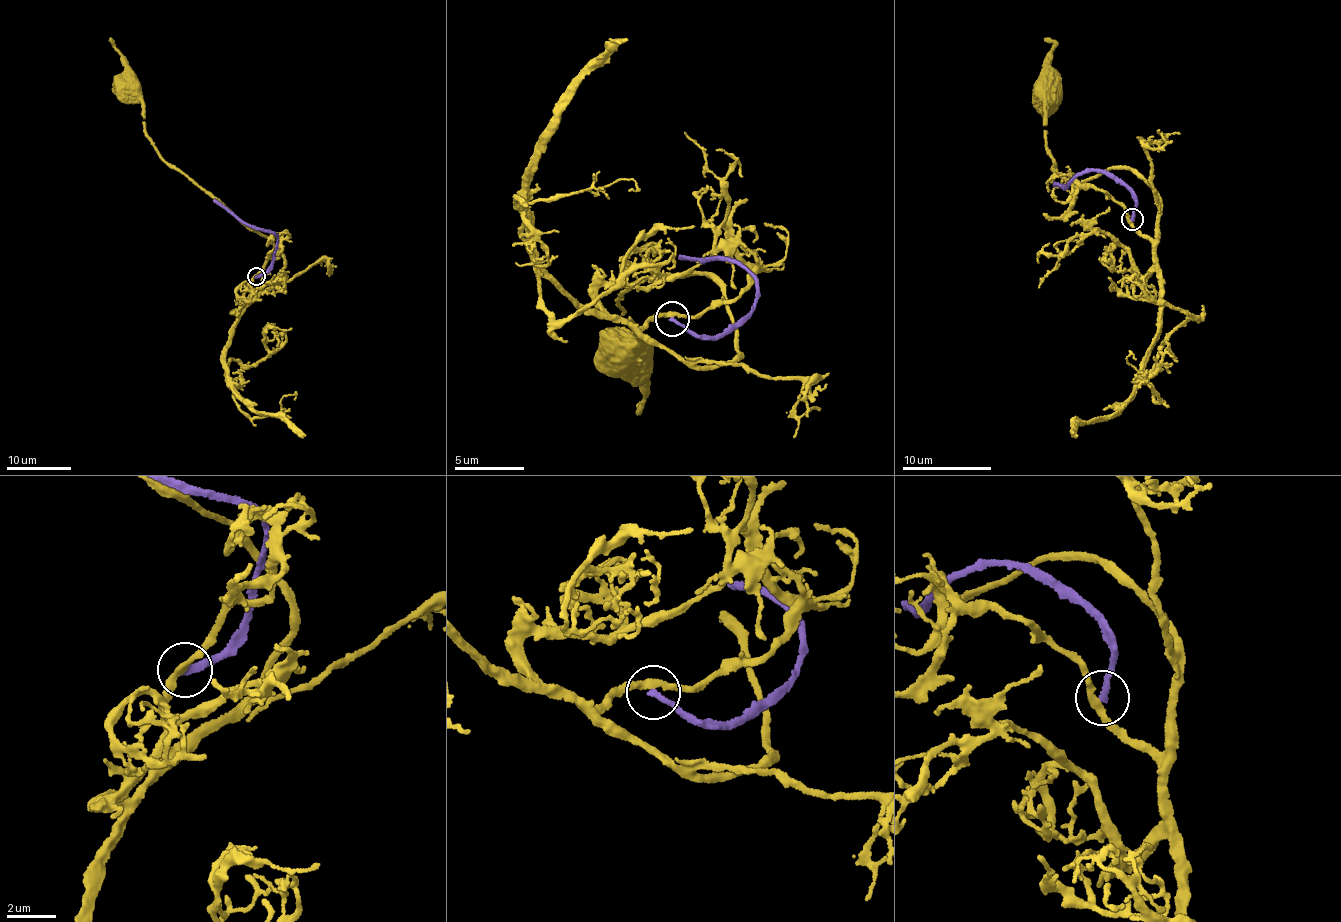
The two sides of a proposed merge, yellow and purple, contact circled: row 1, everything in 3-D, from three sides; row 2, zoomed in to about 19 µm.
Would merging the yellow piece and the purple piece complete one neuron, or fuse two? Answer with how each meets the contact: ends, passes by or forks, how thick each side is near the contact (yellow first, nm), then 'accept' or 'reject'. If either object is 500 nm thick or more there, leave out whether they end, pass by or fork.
yellow passes by | purple ends | 260/280 nm | reject

